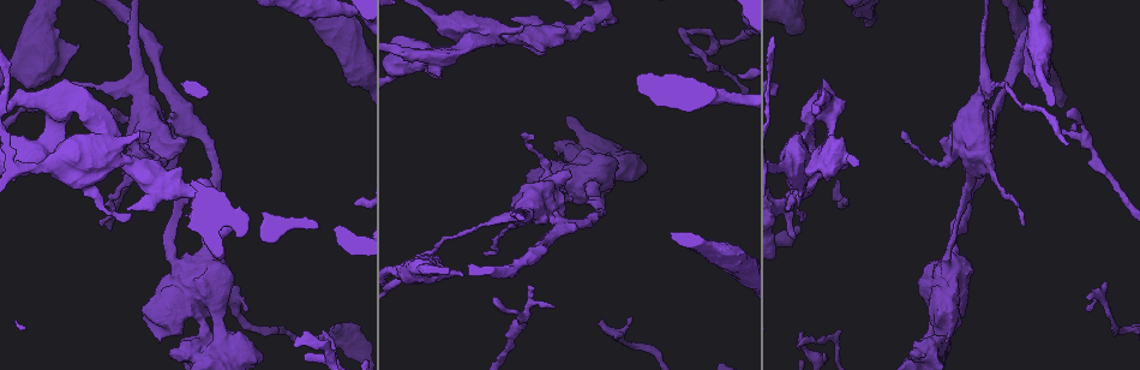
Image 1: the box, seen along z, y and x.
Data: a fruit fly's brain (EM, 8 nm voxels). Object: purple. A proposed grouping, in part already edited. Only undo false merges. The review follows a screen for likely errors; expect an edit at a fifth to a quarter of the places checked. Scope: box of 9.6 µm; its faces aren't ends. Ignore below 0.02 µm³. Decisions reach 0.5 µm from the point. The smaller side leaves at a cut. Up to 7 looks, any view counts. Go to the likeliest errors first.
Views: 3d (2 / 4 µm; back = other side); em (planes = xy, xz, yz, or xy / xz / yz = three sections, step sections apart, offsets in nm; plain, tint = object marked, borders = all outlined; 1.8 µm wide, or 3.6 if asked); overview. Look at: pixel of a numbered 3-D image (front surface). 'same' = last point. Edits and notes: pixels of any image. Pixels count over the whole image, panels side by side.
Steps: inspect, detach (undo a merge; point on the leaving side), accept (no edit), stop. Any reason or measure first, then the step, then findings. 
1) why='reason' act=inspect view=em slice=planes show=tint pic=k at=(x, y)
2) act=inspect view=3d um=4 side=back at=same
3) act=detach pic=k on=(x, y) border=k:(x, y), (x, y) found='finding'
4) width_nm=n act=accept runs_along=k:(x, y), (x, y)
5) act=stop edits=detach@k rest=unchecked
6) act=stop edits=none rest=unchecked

why='branch point' act=inspect view=em slice=xy step=8 show=tint pic=1 at=(520, 314)

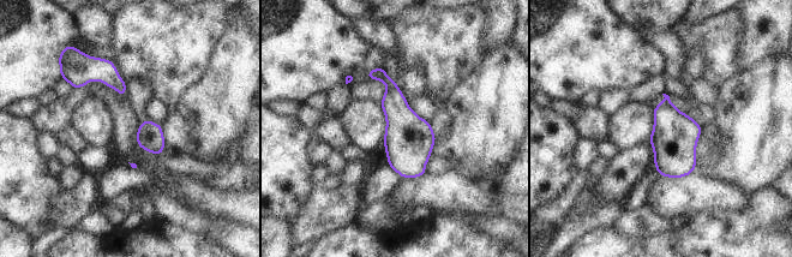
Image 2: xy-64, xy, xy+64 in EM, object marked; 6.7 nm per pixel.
why='cut it another way' act=inspect view=em slice=planes show=tint at=same

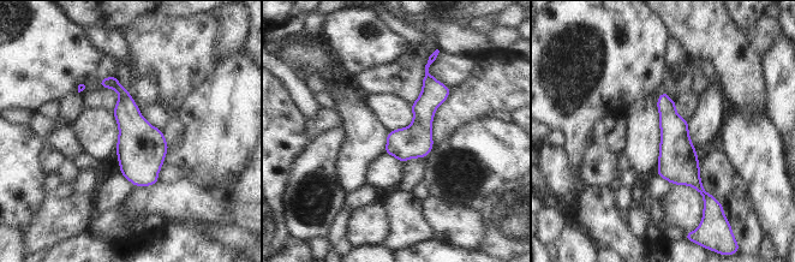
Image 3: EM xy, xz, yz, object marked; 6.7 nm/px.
act=accept found='one neuron here'

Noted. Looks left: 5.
why='looks like a crossing' act=inspect view=em slice=yz step=8 show=tint pic=1 at=(60, 115)

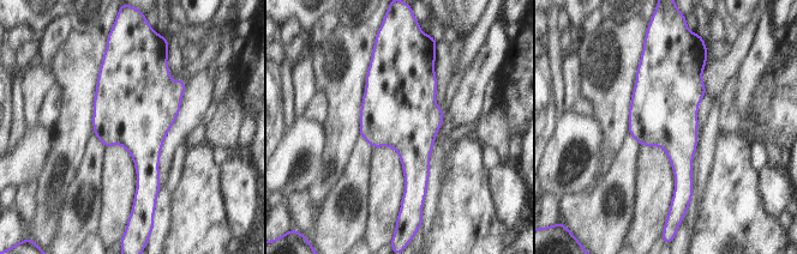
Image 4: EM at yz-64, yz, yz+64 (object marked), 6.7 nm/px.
act=accept found='continuous, no second neuron'

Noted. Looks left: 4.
why='thick turns thin' act=inspect view=em slice=xz step=8 show=tint pic=1 at=(187, 289)

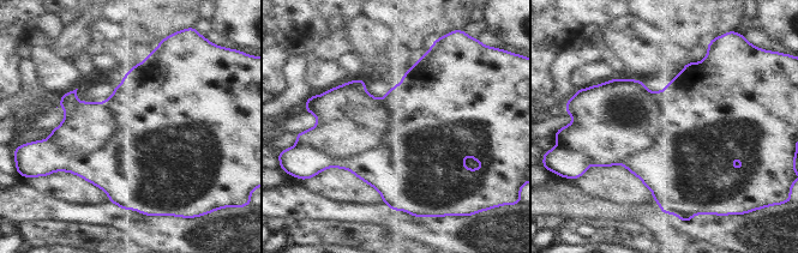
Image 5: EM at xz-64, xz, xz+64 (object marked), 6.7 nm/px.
act=detach pic=5 on=(349, 120) found='a second neuron is stuck on'

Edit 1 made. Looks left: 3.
act=stop edits=detach@5 rest=unchecked

